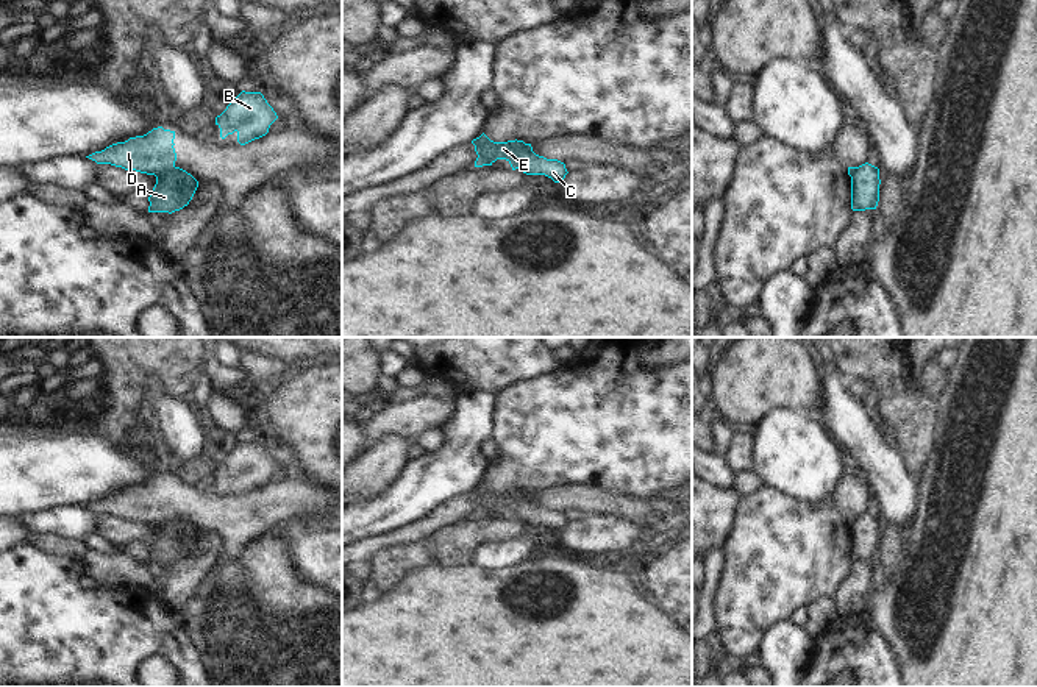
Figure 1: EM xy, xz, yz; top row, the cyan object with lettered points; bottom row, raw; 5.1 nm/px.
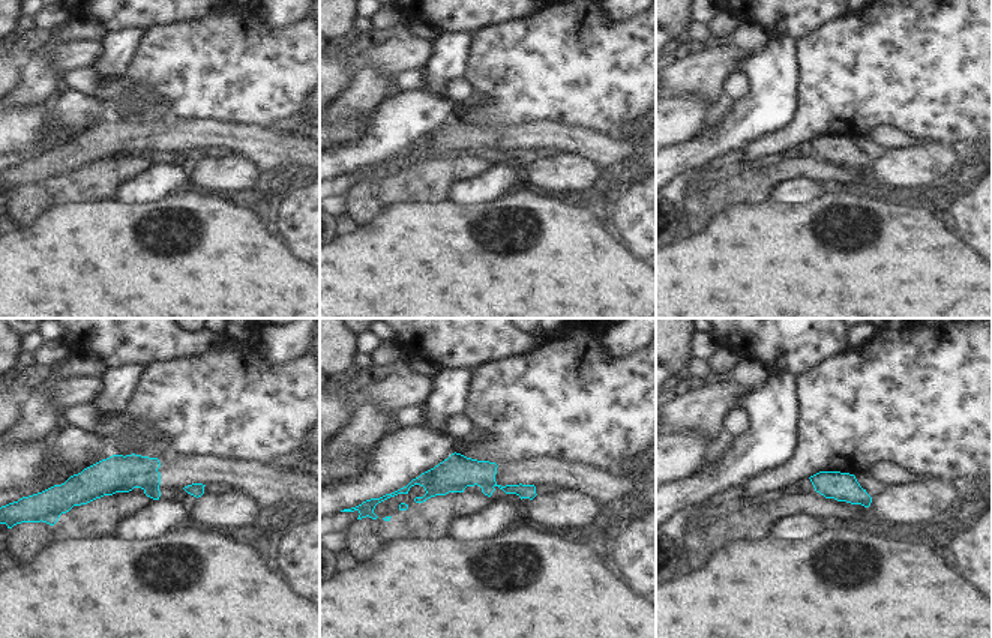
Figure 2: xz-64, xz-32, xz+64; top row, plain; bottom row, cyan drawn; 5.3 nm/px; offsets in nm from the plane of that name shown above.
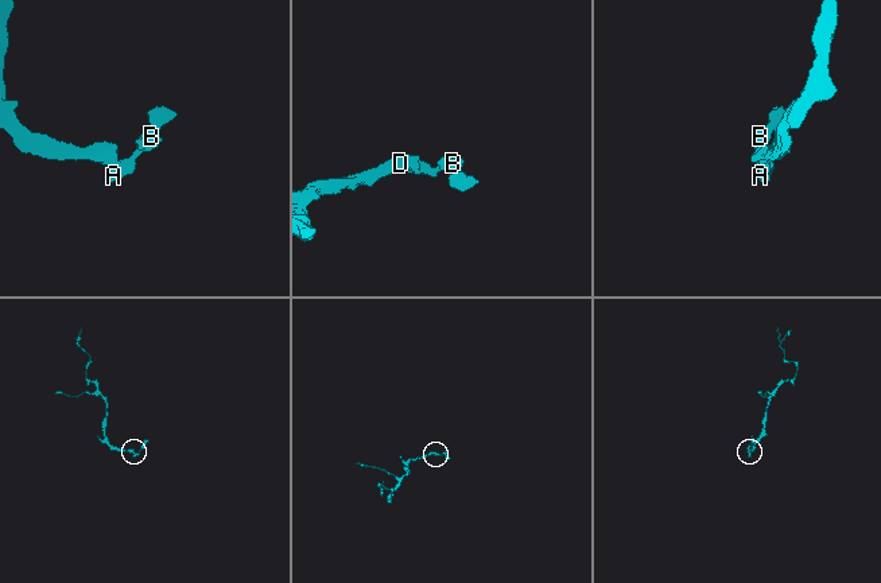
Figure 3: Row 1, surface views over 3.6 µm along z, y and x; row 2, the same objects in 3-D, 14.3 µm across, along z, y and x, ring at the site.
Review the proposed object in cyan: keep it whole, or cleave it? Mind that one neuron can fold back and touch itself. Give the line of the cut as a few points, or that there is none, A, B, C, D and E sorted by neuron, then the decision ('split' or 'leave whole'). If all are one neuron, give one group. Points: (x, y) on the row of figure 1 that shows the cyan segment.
cut xz (531, 149), (525, 149), (517, 155), (516, 167); groups A B C / D E; split

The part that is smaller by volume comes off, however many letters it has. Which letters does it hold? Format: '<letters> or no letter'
A, B, C

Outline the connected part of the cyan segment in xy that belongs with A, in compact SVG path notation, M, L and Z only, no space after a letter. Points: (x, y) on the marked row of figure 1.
M175 167L156 176L156 184L148 197L148 212L175 212L192 200L198 181L186 170Z

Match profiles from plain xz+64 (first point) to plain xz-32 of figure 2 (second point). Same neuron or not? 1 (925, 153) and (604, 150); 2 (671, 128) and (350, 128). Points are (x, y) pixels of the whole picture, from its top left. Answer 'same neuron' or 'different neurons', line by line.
1: different neurons
2: different neurons

